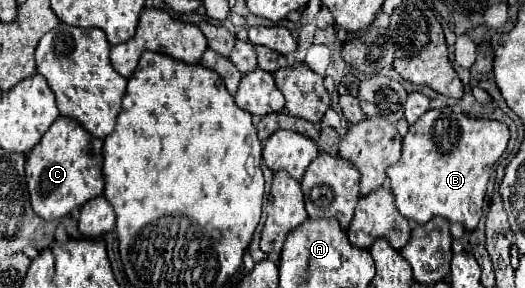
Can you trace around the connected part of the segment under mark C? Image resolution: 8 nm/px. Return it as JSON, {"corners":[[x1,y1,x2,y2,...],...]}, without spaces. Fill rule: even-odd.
{"corners":[[58,117,42,141,26,157,26,181,34,213,46,221,70,215,72,209,102,195,102,141,90,135,78,121]]}

